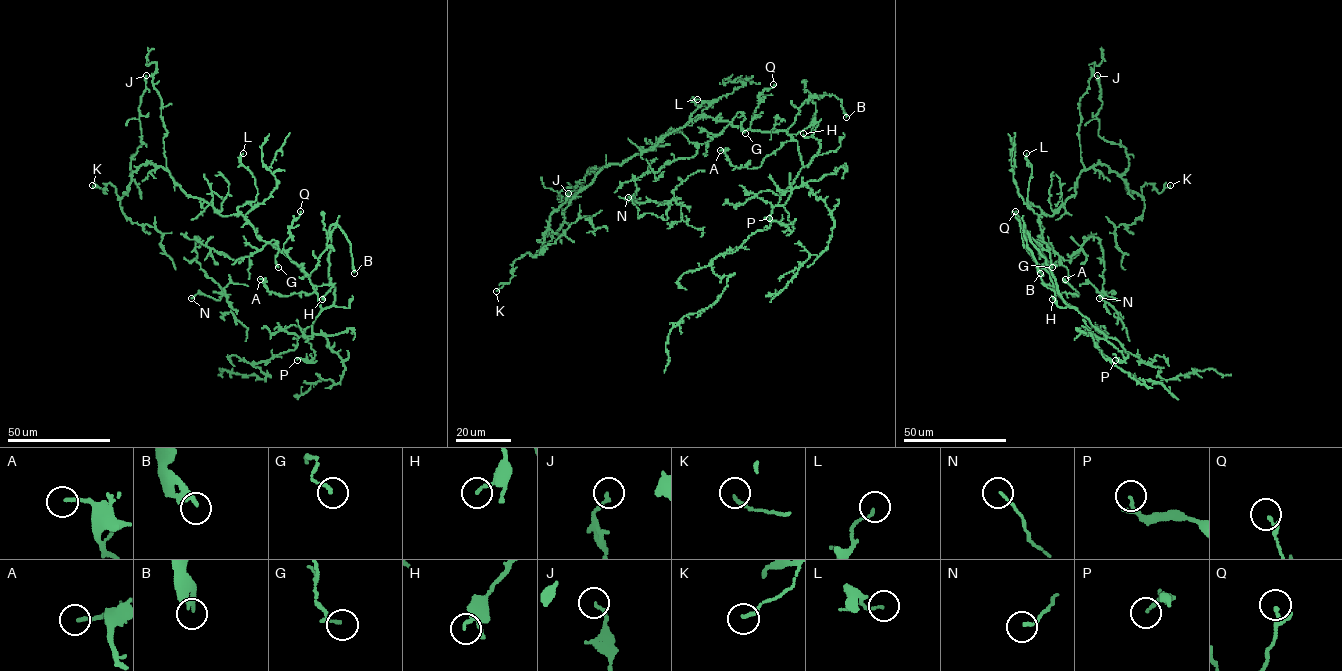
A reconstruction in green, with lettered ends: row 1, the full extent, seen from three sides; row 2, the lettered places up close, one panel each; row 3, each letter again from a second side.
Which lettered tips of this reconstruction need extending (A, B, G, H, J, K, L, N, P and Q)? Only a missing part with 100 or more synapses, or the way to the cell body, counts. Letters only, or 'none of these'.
B

